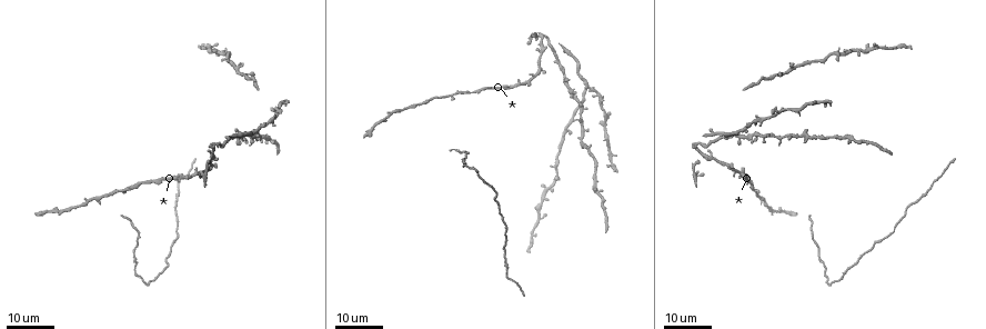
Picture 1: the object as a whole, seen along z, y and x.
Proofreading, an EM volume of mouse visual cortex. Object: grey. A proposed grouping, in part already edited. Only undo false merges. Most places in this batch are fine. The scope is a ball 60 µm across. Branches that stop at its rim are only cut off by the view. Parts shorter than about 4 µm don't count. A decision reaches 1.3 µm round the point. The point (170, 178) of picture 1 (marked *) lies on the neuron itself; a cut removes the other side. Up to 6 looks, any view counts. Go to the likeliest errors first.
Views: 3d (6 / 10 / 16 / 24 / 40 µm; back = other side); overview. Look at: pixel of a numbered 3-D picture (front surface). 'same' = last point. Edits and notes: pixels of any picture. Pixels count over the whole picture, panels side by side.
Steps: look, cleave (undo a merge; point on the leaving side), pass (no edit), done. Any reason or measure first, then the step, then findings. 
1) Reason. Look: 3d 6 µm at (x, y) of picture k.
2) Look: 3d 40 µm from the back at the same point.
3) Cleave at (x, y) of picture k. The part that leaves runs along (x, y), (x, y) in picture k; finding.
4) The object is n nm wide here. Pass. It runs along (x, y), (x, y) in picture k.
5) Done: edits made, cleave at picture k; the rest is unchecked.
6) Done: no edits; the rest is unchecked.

Three arms meet. Look: 3d 16 µm at (120, 190) of picture 1.

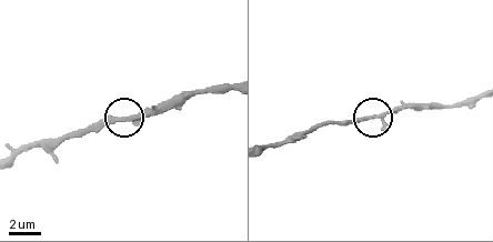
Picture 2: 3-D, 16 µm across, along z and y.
Closer look. Look: 3d 6 µm at (369, 119) of picture 2.

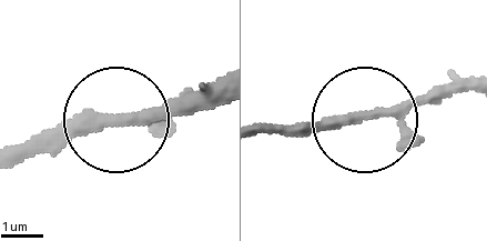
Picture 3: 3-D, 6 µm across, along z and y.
Other side. Look: 3d 6 µm from the back at (118, 117) of picture 3.

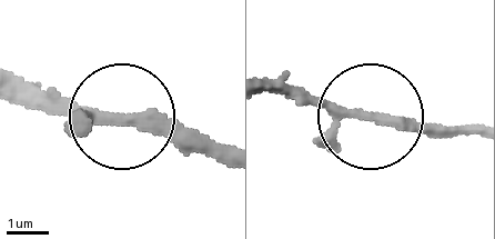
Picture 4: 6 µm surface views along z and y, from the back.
Pass. It runs along (273, 85), (357, 116), (474, 127) in picture 4; all the same neuron.

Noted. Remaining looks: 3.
Look: 3d 16 µm at (761, 201) of picture 1.

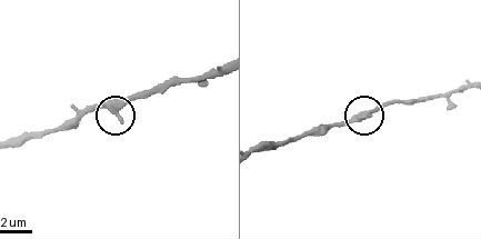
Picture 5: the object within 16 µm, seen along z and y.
Look: 3d 10 µm at (363, 118) of picture 5.

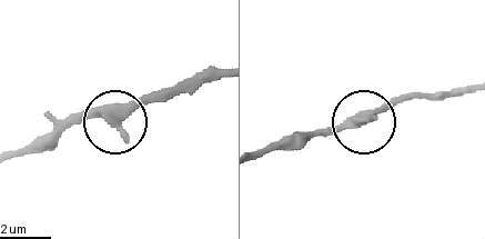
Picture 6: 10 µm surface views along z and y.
Pass. It runs along (218, 71), (148, 95), (110, 122), (84, 116), (54, 122) in picture 6; continuous, no second neuron.

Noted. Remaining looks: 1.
Done: no edits; the rest is unchecked.

